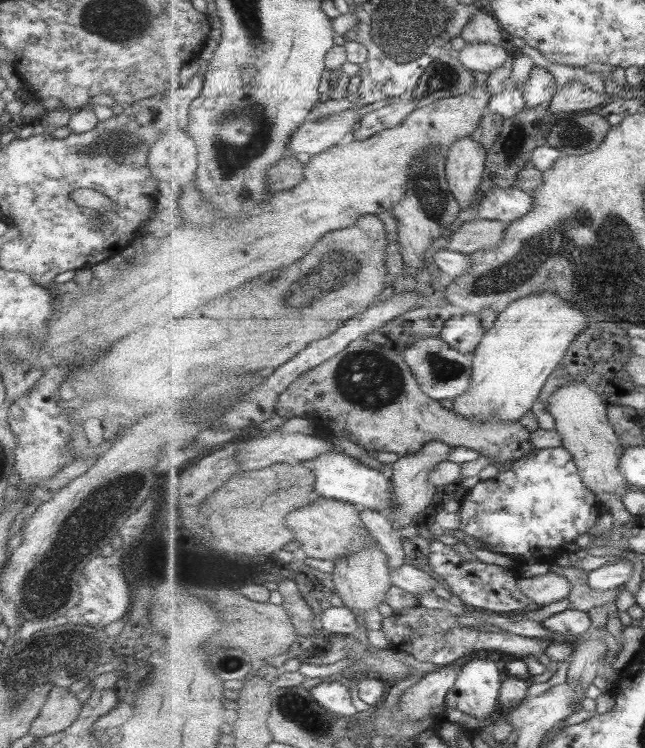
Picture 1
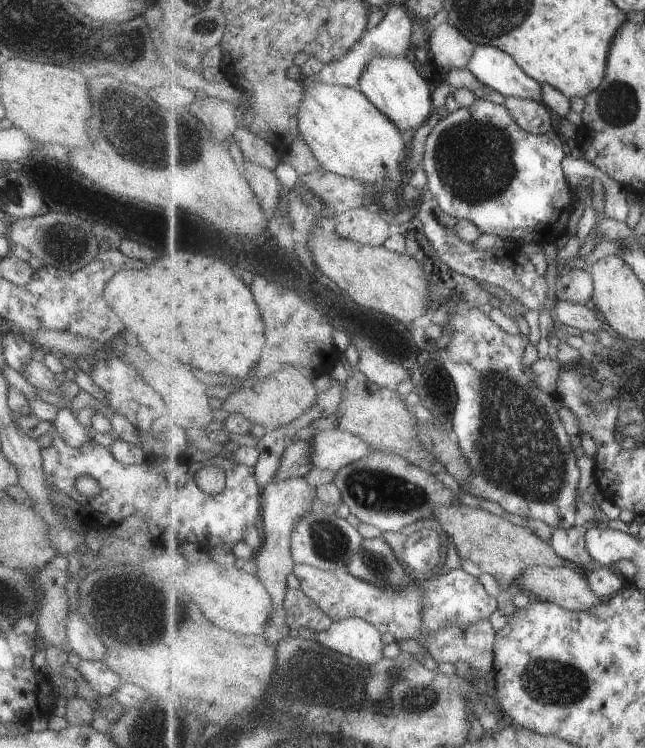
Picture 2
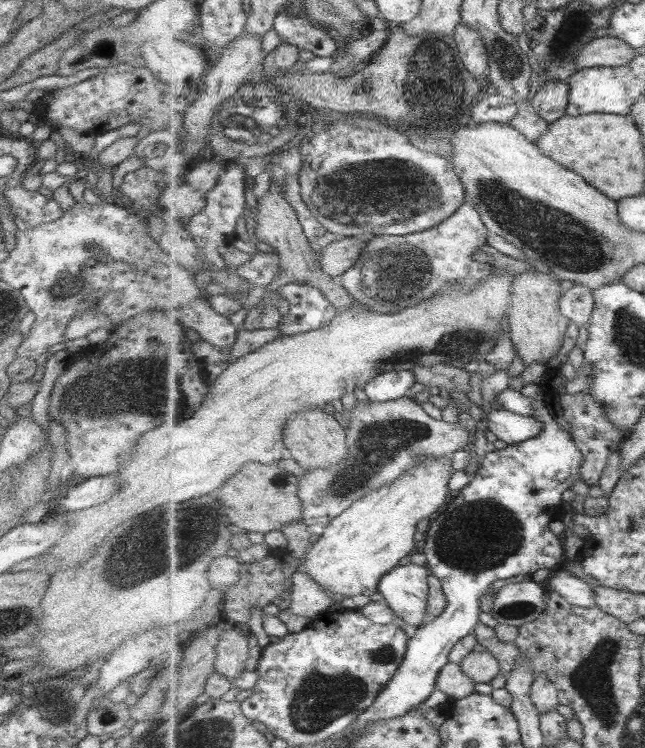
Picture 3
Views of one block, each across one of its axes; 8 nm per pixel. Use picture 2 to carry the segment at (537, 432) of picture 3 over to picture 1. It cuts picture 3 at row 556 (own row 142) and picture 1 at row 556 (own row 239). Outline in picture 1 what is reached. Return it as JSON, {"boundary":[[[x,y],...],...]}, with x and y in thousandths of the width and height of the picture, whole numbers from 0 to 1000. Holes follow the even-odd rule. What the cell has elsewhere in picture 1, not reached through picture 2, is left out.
{"boundary":[[[870,596],[833,600],[823,608],[795,618],[786,630],[741,644],[718,662],[710,686],[715,687],[713,709],[753,727],[752,735],[786,743],[808,754],[860,754],[864,746],[878,738],[873,735],[876,727],[891,726],[904,714],[913,714],[916,719],[941,710],[943,699],[930,678],[926,662],[904,644],[888,607]]]}

